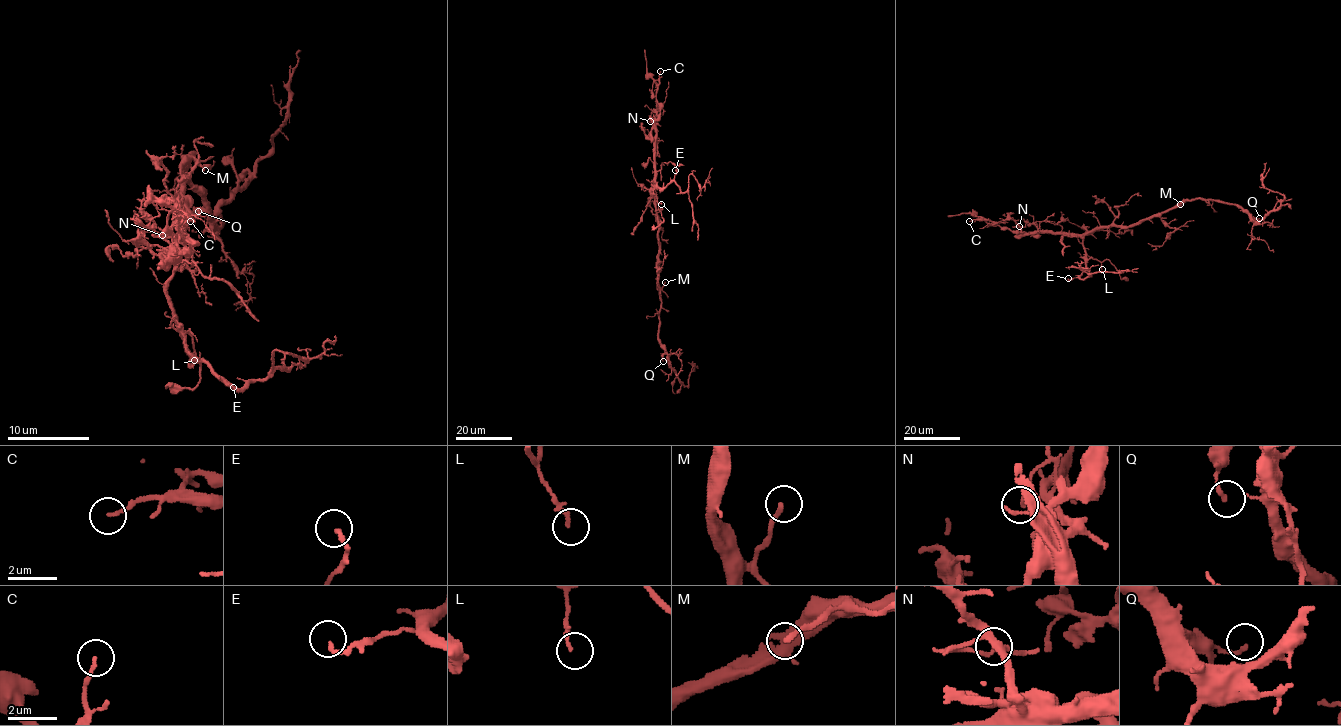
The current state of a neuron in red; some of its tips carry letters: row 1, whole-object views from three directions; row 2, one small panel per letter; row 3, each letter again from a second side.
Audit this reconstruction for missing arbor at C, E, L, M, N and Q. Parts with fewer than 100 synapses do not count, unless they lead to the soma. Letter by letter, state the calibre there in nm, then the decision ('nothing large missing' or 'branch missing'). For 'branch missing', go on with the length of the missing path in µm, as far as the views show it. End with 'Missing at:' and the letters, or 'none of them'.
C: 120 nm | nothing large missing
E: 170 nm | nothing large missing
L: 170 nm | nothing large missing
M: 180 nm | nothing large missing
N: 150 nm | nothing large missing
Q: 160 nm | nothing large missing
Missing at: none of them

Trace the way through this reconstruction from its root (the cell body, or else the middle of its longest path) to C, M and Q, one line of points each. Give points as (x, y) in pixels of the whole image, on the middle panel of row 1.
C: (659, 251), (659, 222), (653, 187), (654, 120), (659, 113), (656, 92), (660, 71)
M: (659, 251), (657, 284), (661, 288), (665, 282)
Q: (659, 251), (659, 344), (664, 350), (663, 361)

